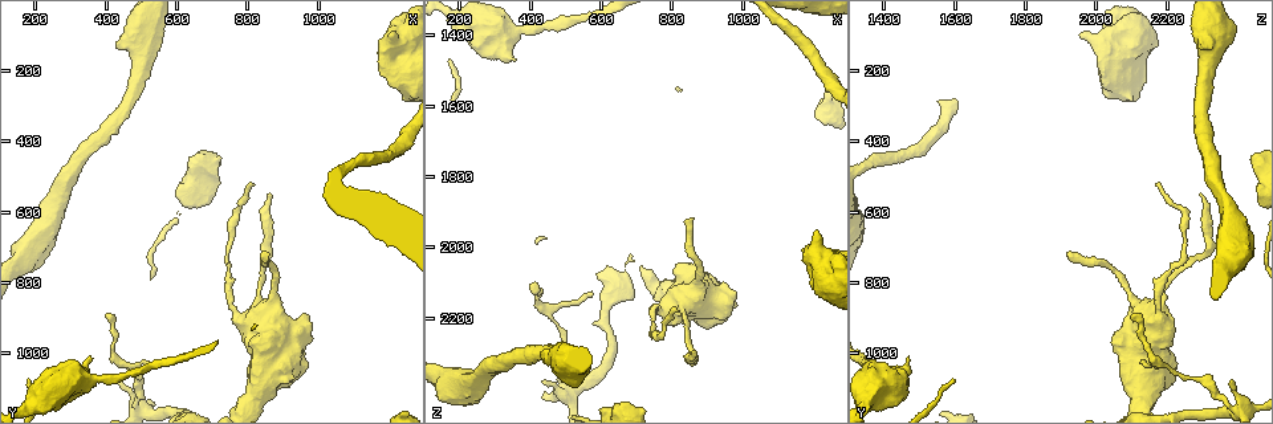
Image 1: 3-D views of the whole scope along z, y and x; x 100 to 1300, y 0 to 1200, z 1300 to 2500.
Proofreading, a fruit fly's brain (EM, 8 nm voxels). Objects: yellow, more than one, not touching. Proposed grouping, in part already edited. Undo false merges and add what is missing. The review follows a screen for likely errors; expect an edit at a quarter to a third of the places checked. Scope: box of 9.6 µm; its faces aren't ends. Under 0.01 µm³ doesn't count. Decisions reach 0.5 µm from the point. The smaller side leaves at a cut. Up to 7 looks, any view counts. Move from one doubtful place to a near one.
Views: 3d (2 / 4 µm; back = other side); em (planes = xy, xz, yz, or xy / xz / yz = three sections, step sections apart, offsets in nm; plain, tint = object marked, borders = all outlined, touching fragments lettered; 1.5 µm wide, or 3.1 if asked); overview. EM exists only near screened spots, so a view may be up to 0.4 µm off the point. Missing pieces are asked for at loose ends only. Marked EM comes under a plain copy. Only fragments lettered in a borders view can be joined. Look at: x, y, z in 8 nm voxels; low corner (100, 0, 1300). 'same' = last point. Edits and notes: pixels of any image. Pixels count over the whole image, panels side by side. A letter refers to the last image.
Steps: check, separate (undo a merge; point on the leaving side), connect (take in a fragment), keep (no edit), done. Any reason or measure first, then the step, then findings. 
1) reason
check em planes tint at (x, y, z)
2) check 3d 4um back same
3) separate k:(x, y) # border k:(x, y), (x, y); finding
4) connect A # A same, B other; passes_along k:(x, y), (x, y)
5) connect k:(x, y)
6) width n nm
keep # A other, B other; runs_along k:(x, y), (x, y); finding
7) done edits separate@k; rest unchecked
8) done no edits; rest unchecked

thick turns thin
check 3d 2um at (880, 820, 2090)

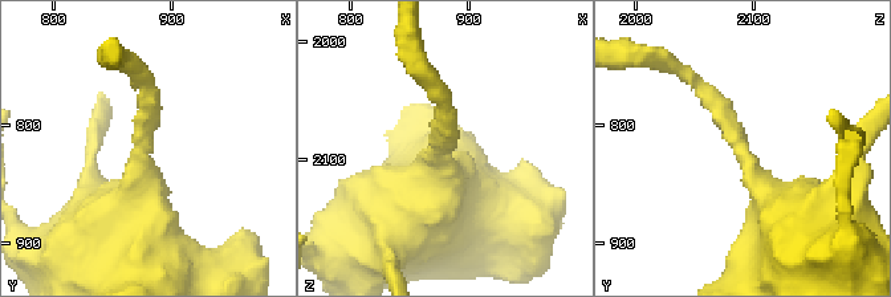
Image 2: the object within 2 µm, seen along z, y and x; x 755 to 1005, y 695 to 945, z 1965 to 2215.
check em planes borders at (878, 818, 2088)

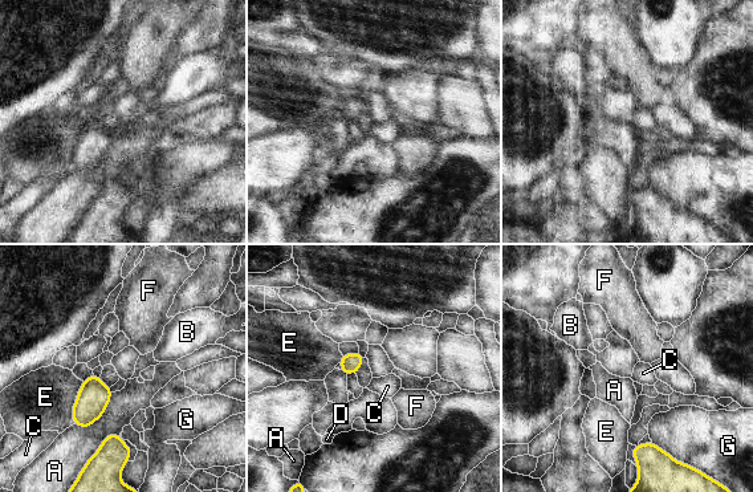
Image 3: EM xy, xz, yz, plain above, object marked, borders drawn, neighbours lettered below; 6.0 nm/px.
width 120 nm
keep # A other, B other, C other, D other, E other, F other, G other; border 3:(82, 381), (72, 409), (73, 423); one neuron here

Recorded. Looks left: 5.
free end
check em planes borders at (430, 1090, 2380)

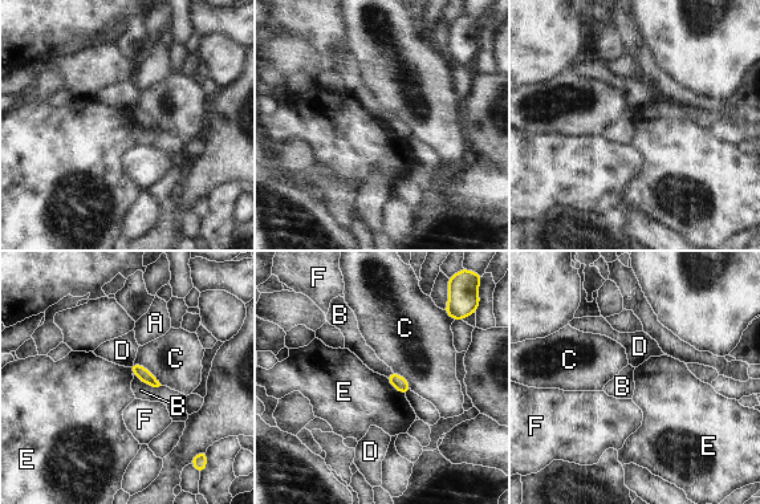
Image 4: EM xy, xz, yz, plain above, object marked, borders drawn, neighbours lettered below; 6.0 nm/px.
keep # A other, B other, C other, D other, E other, F other; border 4:(385, 377), (397, 390), (405, 394); no lettered fragment goes on from it

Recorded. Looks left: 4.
tapers out
check em xz step 8 tint at (400, 890, 2100)

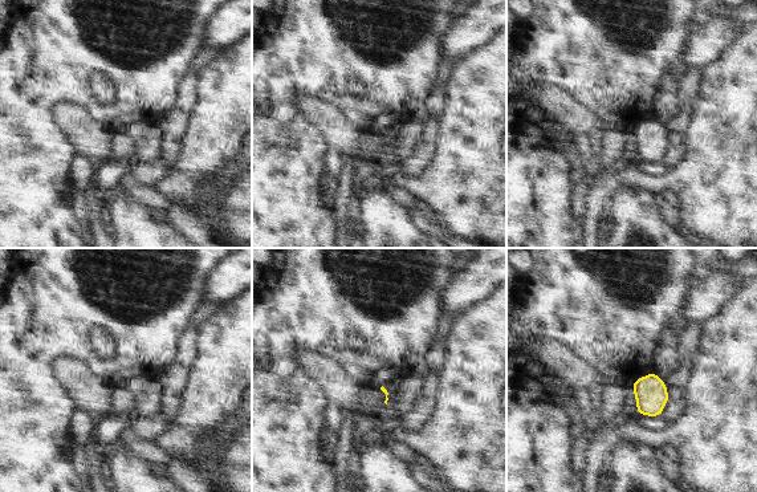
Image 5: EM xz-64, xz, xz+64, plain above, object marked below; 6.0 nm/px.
check em planes borders same

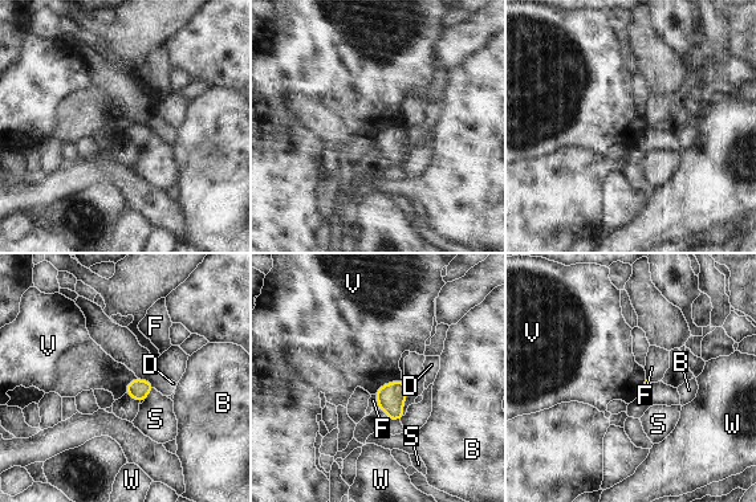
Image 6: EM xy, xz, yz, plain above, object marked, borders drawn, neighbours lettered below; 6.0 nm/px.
keep # B other, D other, F other, S other, V other, W other; border 6:(402, 379), (385, 383), (374, 394); no lettered fragment goes on from it

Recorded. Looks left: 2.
done no edits; rest unchecked

